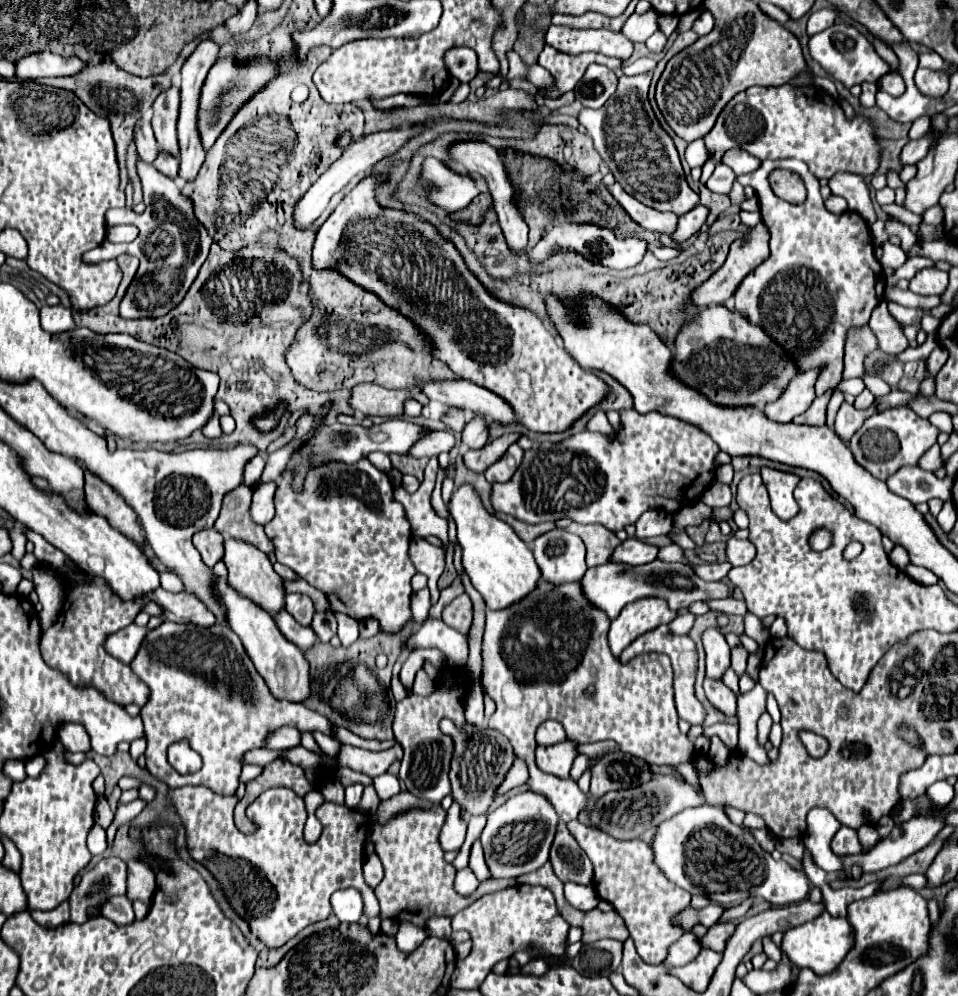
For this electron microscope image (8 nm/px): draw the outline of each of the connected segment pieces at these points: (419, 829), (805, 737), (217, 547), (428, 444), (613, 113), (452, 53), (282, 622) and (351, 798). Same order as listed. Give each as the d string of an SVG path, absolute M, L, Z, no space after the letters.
M442 806L434 808L412 808L396 814L386 824L372 824L368 840L374 844L374 852L384 864L384 880L378 884L376 898L380 902L380 912L386 918L404 920L404 910L408 910L408 920L416 926L424 926L430 916L454 916L460 908L470 906L484 894L498 892L516 884L514 878L508 880L486 880L480 884L476 894L464 898L454 892L456 870L452 864L444 862L444 850L440 848L438 834L444 824L446 812Z
M801 731L799 738L804 746L806 746L810 756L814 758L823 756L827 752L827 748L829 748L827 740L824 737L810 731Z
M214 528L200 530L194 534L194 546L208 568L214 568L214 564L222 558L224 554L222 542L224 542L224 536L220 536L220 532L216 532Z
M434 430L432 434L424 436L424 440L420 440L420 444L416 444L410 450L410 454L414 458L424 458L424 456L432 458L432 456L438 456L442 452L450 452L454 446L456 446L454 432L450 432L450 430L442 430L442 432Z
M652 72L638 76L620 76L614 96L610 96L600 110L580 110L578 122L588 130L602 160L608 164L612 174L616 172L614 178L626 192L650 208L682 216L692 210L700 198L684 178L680 156L678 152L674 154L676 148L672 144L672 138L654 116L648 100L650 82Z
M452 48L446 52L446 64L452 72L454 78L458 78L460 82L470 82L478 74L476 64L476 52L472 52L470 48Z
M284 608L274 614L274 622L278 624L278 630L284 634L284 638L290 640L292 644L296 644L300 650L304 650L304 648L308 650L318 640L312 628L300 626Z
M350 784L350 786L346 786L346 806L356 808L356 806L358 806L358 802L360 802L362 790L364 790L364 786L362 786L362 784Z

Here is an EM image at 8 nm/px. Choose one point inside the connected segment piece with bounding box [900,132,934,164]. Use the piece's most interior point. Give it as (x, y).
(915, 150)

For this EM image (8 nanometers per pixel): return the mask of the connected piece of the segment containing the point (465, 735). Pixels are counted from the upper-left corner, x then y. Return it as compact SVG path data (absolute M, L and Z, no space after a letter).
M442 720L440 730L450 734L454 740L454 754L450 764L450 784L452 784L452 798L460 804L466 816L484 814L496 798L496 788L504 782L508 770L512 768L516 754L512 752L512 744L500 736L500 732L484 726L476 728L472 724L464 724L464 728L456 728L452 720Z

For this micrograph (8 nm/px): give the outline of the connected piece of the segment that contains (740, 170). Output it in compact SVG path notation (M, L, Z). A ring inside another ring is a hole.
M728 150L728 152L722 156L720 162L726 164L728 168L732 168L736 176L754 172L754 170L760 166L760 160L756 160L752 154L744 152L744 150Z

